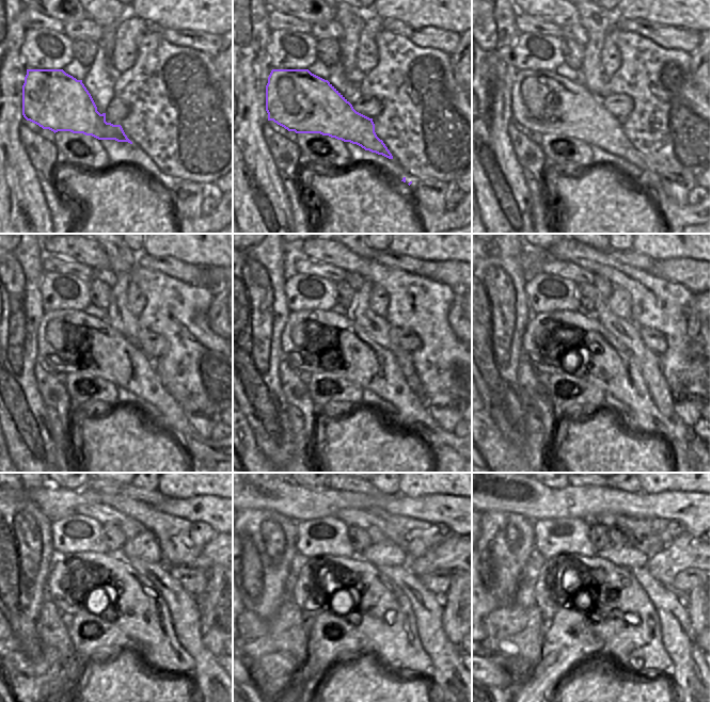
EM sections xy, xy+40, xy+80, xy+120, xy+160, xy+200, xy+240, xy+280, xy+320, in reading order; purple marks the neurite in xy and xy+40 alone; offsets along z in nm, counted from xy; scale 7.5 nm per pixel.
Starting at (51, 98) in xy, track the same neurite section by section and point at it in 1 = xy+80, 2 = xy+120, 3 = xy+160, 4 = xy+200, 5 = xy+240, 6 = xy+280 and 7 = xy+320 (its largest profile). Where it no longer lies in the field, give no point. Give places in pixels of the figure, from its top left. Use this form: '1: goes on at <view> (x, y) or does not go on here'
1: goes on at xy+80 (556, 105)
2: goes on at xy+120 (111, 356)
3: goes on at xy+160 (364, 363)
4: goes on at xy+200 (605, 363)
5: goes on at xy+240 (142, 613)
6: goes on at xy+280 (381, 611)
7: goes on at xy+320 (620, 612)

